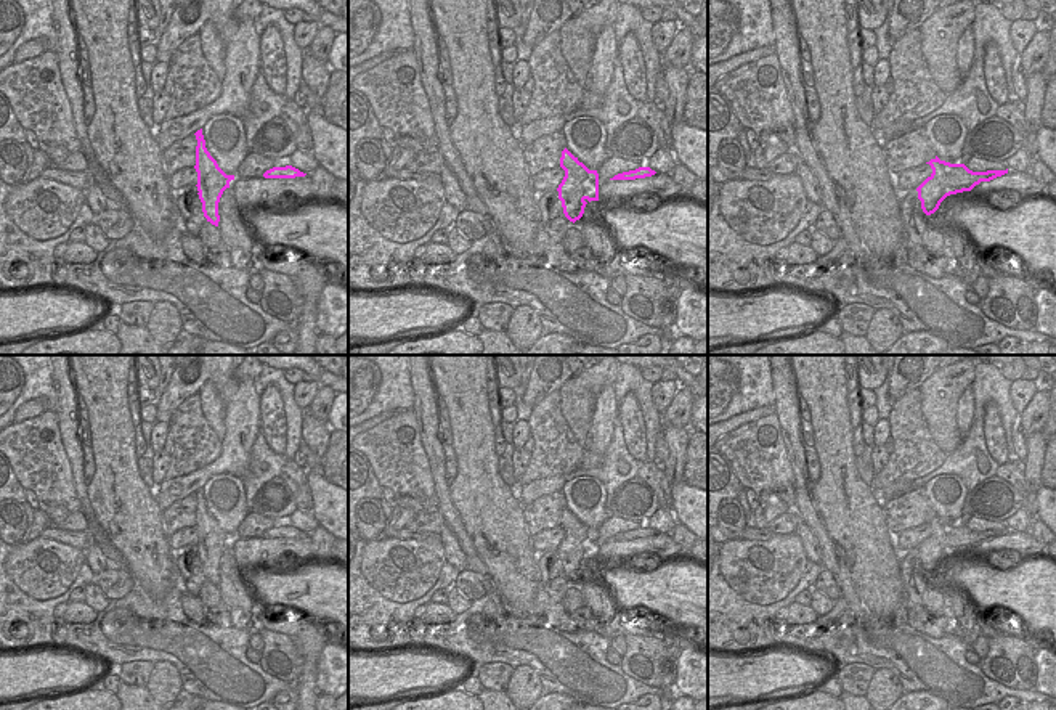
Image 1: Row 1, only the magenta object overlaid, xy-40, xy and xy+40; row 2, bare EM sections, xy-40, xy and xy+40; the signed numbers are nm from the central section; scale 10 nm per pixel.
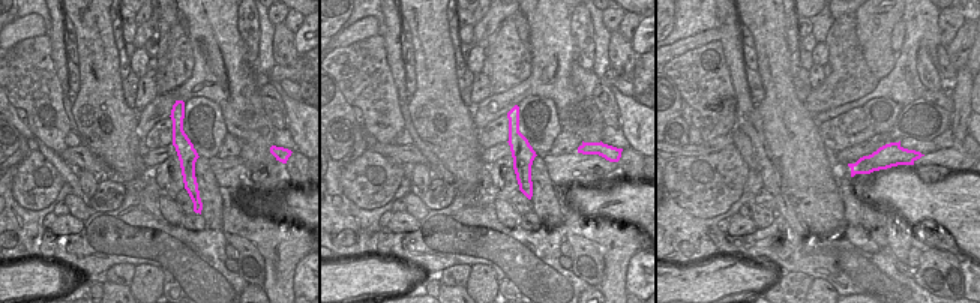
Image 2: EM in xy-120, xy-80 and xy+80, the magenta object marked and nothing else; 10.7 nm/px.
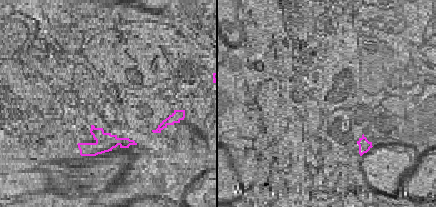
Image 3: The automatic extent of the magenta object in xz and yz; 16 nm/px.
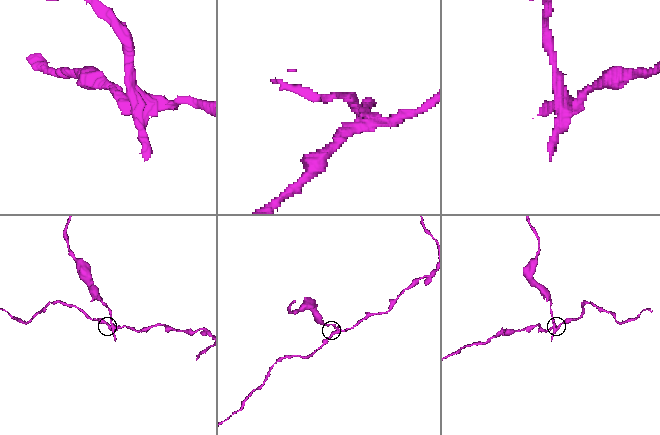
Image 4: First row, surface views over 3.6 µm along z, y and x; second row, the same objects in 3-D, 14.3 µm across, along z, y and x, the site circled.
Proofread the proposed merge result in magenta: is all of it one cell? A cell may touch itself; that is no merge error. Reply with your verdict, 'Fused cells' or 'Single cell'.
Fused cells

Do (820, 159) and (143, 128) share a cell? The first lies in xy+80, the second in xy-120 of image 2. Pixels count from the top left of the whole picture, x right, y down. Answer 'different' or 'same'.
different

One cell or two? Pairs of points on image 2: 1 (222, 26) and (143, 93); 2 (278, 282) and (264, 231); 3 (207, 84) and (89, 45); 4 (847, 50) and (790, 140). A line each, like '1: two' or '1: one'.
1: two
2: one
3: two
4: two

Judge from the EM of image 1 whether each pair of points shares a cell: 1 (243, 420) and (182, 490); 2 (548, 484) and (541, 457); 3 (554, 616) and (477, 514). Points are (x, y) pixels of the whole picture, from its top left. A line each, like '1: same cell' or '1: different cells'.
1: same cell
2: different cells
3: different cells

